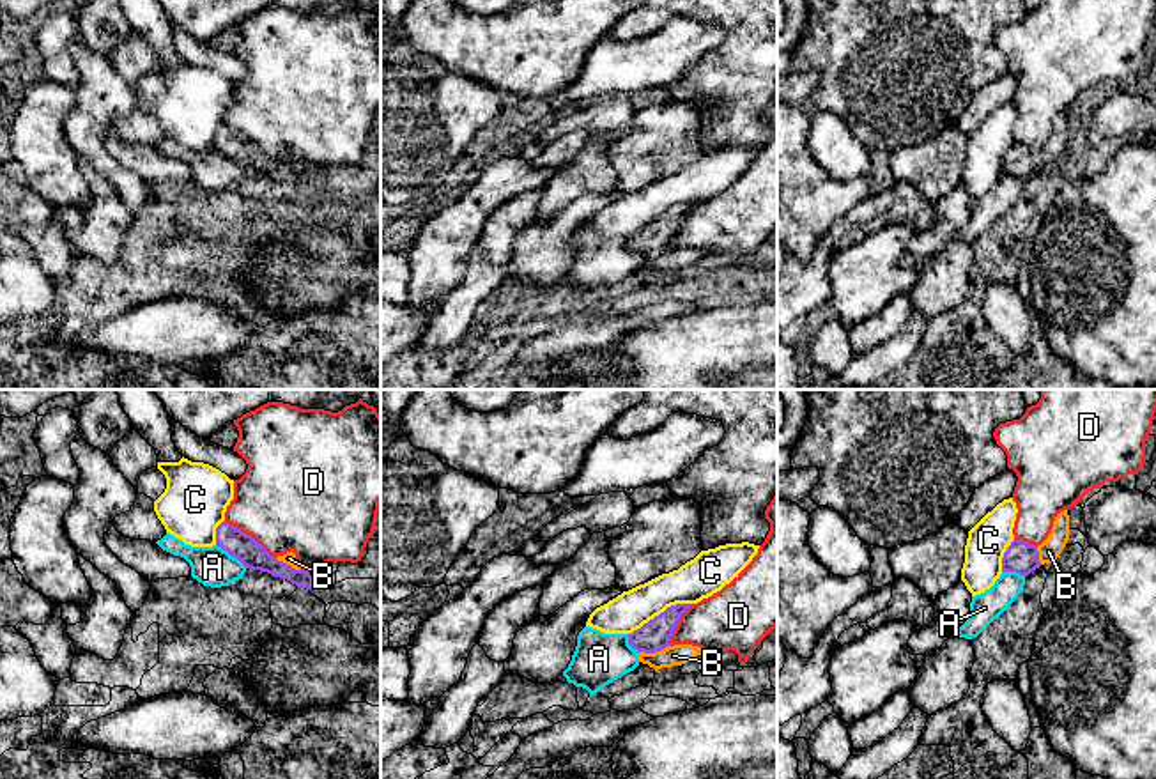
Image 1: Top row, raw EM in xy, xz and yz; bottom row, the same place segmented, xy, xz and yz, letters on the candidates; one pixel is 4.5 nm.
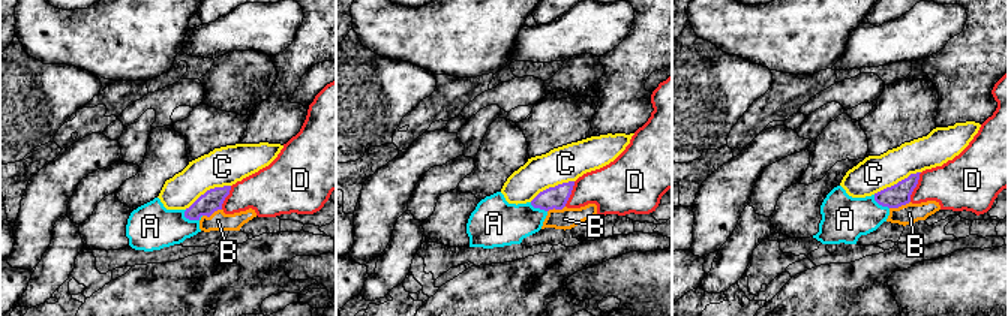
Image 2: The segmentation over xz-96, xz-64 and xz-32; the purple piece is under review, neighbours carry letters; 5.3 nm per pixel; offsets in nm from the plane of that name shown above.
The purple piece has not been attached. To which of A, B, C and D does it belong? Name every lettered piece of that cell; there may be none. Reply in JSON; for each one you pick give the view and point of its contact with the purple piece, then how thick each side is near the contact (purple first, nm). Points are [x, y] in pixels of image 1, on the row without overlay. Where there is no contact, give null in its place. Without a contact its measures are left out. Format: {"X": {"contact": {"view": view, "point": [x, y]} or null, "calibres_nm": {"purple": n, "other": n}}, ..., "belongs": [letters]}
{"B": {"contact": {"view": "xz", "point": [654, 255]}, "calibres_nm": {"purple": 140, "other": 100}}, "belongs": ["B"]}

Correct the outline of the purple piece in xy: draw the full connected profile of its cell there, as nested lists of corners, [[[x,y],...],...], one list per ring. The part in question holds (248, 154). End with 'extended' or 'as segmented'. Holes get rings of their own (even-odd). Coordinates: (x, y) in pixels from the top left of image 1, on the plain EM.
[[[225,124],[216,131],[216,149],[237,161],[250,174],[260,174],[273,181],[287,182],[297,191],[313,195],[320,191],[320,182],[301,174],[292,154],[274,161],[255,142]]]; extended

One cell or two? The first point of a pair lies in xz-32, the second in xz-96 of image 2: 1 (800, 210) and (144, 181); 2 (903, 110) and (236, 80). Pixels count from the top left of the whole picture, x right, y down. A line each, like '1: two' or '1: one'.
1: two
2: two

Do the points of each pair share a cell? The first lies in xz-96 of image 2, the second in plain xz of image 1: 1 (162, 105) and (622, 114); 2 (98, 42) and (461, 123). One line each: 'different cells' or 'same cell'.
1: same cell
2: different cells

